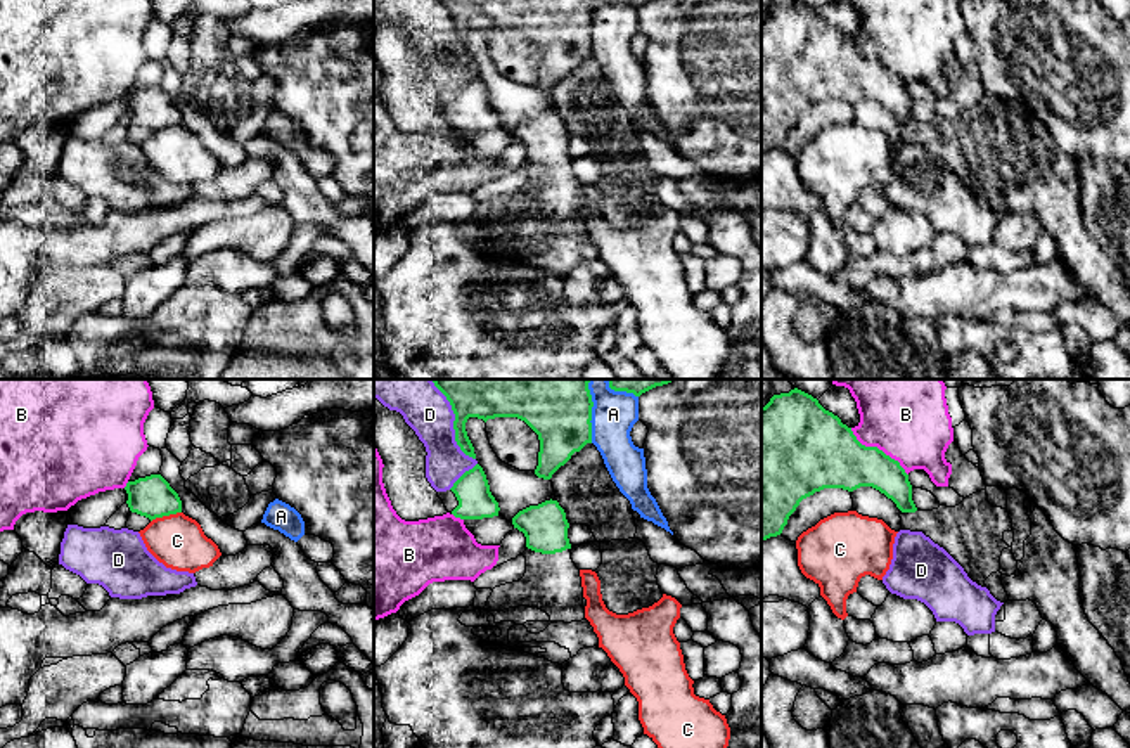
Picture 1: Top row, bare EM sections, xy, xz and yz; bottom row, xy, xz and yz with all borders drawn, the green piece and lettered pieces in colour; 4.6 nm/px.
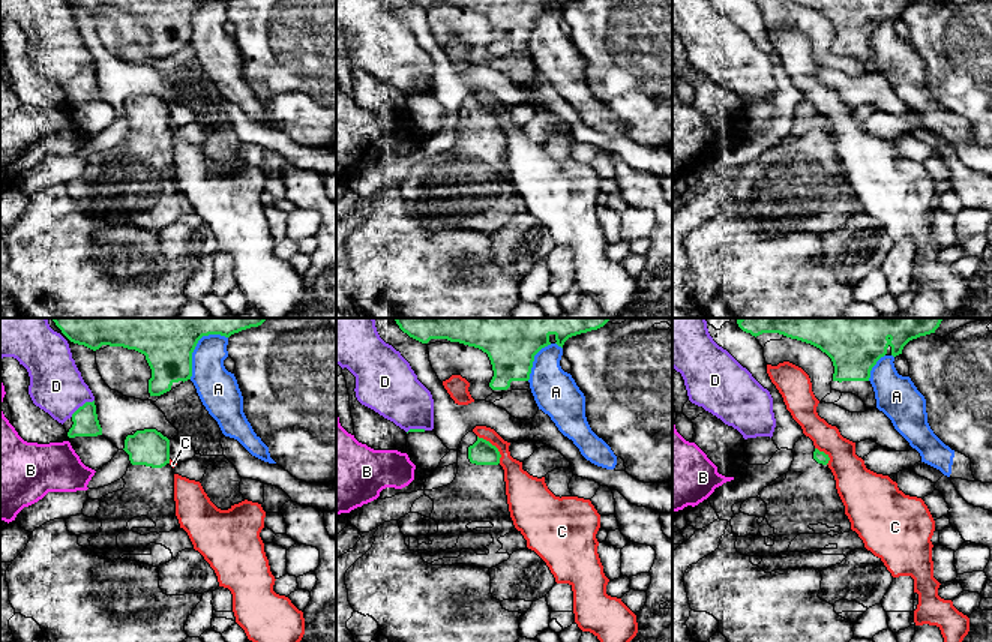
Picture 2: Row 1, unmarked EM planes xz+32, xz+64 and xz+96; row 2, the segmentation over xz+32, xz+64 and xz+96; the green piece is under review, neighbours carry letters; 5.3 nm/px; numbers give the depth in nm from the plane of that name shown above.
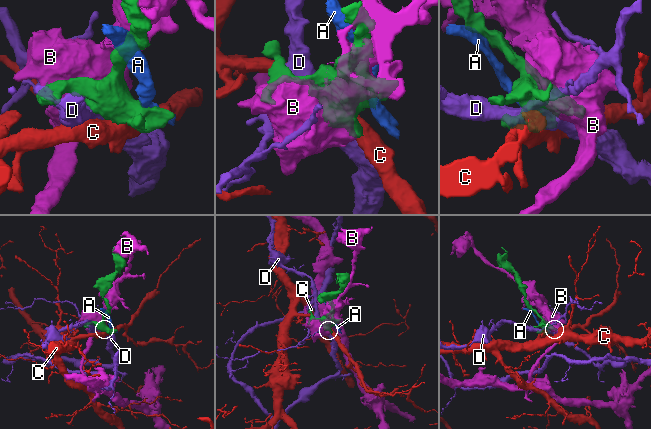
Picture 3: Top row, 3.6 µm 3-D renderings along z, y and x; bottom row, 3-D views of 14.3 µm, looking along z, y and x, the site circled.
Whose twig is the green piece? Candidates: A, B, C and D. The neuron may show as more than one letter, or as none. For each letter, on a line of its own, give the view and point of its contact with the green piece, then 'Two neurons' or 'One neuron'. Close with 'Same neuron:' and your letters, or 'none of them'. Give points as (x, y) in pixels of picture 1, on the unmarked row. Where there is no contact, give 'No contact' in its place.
A: Touches green at xz (590, 28). Two neurons
B: Touches green at yz (878, 61). Two neurons
C: Touches green at xy (165, 127). Two neurons
D: Touches green at xz (454, 38). Two neurons
Same neuron: none of them

